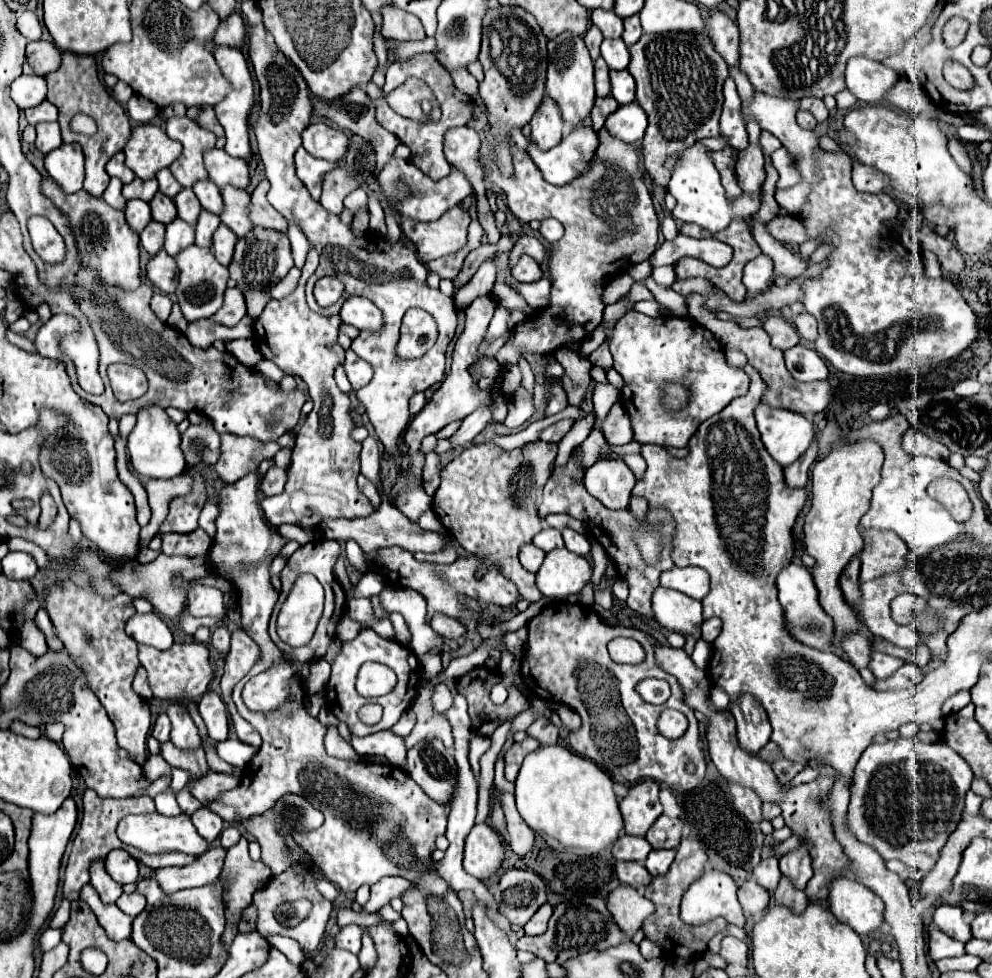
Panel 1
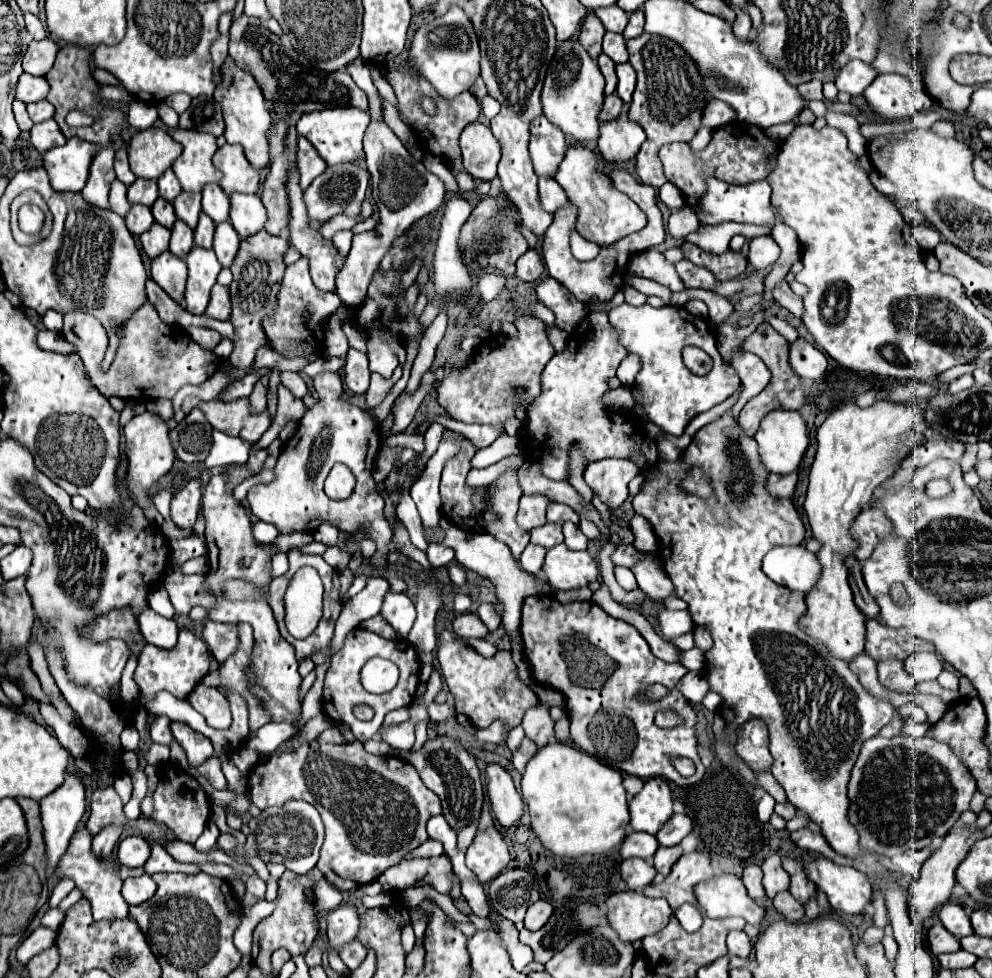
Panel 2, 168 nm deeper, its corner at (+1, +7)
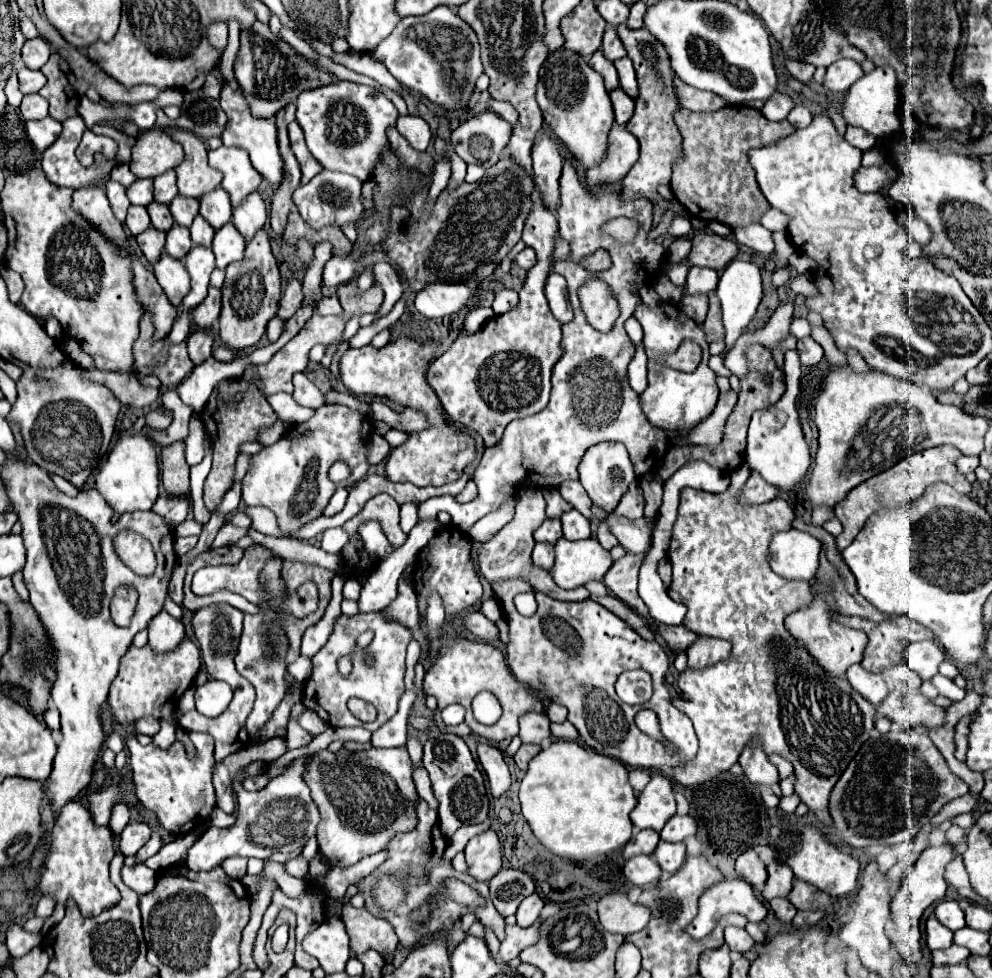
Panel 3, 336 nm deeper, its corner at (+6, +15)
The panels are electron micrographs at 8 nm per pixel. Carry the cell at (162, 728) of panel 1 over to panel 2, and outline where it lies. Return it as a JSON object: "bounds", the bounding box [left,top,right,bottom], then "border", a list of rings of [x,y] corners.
{"bounds":[149,716,173,744],"border":[[[155,716],[155,720],[149,726],[151,740],[157,742],[157,744],[169,744],[173,740],[169,724],[171,724],[171,720],[167,716]]]}

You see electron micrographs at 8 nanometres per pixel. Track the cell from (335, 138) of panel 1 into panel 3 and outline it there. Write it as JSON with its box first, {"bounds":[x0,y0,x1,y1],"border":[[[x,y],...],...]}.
{"bounds":[296,82,398,182],"border":[[[338,82],[328,88],[302,92],[296,102],[296,122],[304,130],[312,156],[324,168],[348,172],[362,182],[370,178],[376,152],[380,152],[380,144],[386,140],[386,128],[388,124],[396,124],[396,118],[398,110],[382,92],[352,82]]]}

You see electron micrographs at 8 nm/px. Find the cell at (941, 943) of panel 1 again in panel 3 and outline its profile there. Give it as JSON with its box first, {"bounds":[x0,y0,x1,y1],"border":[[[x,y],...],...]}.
{"bounds":[926,914,954,950],"border":[[[934,914],[928,918],[928,922],[926,922],[926,946],[930,950],[948,948],[952,944],[952,936],[954,936],[952,930],[942,926]]]}

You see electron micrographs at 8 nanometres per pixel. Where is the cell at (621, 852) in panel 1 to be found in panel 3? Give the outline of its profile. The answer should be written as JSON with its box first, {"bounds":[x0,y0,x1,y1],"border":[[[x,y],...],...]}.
{"bounds":[622,830,660,860],"border":[[[640,830],[638,834],[634,834],[628,840],[628,844],[624,846],[622,854],[624,854],[626,860],[630,856],[636,856],[636,854],[652,854],[656,844],[658,844],[658,840],[660,840],[660,836],[658,836],[656,830]]]}

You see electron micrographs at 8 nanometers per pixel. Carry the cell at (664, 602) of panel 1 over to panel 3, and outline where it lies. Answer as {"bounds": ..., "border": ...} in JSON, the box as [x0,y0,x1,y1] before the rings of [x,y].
{"bounds":[608,514,654,556],"border":[[[608,514],[608,522],[612,534],[624,546],[626,554],[642,554],[642,556],[648,554],[652,546],[652,532],[654,532],[654,524],[650,520],[646,518],[626,520]]]}

